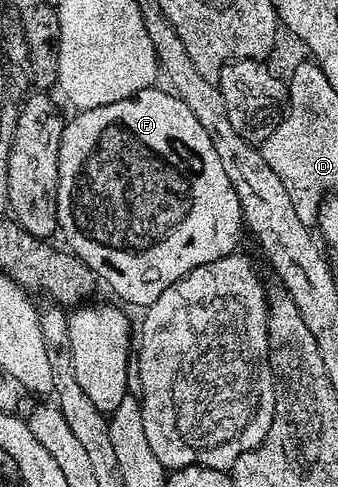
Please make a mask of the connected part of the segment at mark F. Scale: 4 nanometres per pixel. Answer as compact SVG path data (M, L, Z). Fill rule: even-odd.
M153 85L142 89L137 95L132 96L130 99L123 99L122 101L114 101L110 105L102 105L98 109L90 109L89 111L77 110L76 116L73 119L69 118L64 125L64 132L62 133L62 141L58 145L58 197L56 204L58 205L58 231L66 242L67 250L71 251L77 259L82 260L85 265L94 274L101 284L104 283L117 295L120 299L125 299L128 303L133 303L134 306L140 307L139 309L147 309L154 301L158 301L158 297L162 297L162 293L166 289L170 289L170 285L174 285L186 273L190 273L198 265L206 265L210 261L218 261L222 257L233 254L237 250L236 247L240 243L240 231L242 235L242 228L244 227L244 214L240 208L238 201L238 193L234 193L234 185L230 185L230 177L226 177L226 169L222 169L222 161L218 161L218 152L214 150L214 141L210 141L210 133L206 133L206 129L202 129L202 125L198 121L198 117L194 117L194 113L190 113L190 108L183 103L177 95L173 95L171 90L163 89L159 91L159 86Z

